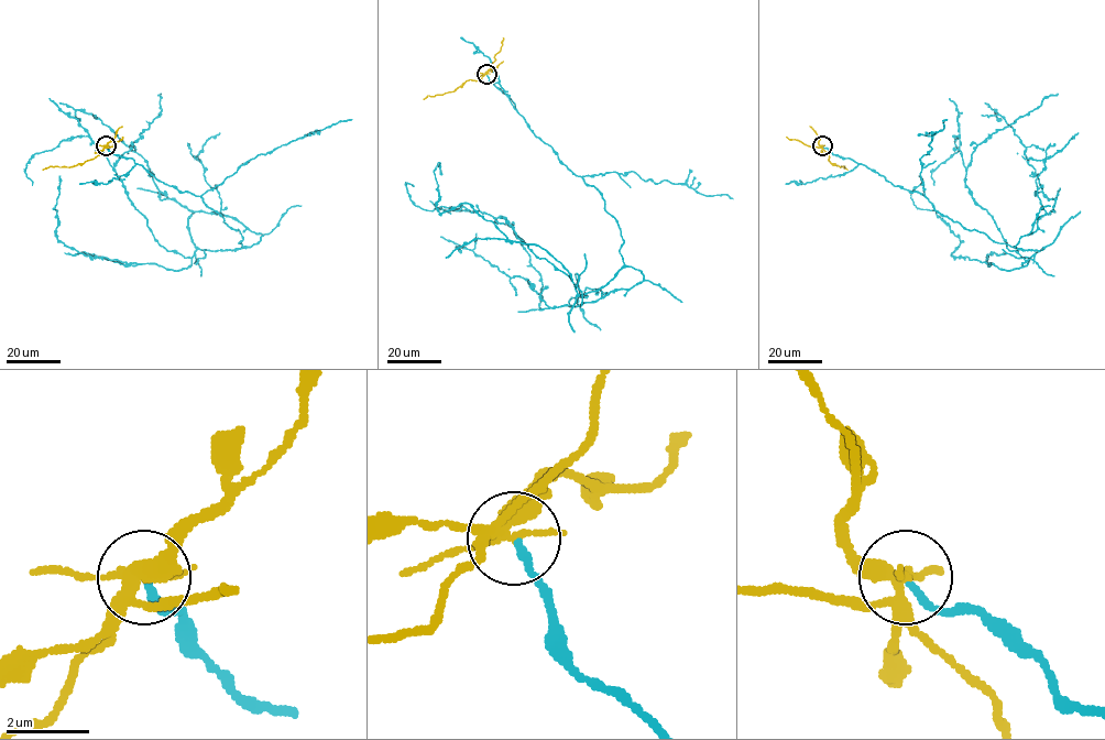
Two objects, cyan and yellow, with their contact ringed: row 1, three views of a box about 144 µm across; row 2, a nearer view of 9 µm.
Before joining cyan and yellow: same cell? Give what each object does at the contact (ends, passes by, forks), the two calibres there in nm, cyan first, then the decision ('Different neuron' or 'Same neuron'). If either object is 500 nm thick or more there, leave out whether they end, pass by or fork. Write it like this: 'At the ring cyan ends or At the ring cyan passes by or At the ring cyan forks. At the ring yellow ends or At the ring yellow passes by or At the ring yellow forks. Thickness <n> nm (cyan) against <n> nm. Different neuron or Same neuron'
At the ring cyan ends. At the ring yellow forks. Thickness 180 nm (cyan) against 300 nm. Different neuron

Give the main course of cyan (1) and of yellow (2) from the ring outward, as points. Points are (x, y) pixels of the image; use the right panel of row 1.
1: (822, 145), (967, 229), (1043, 249), (1006, 247), (965, 184), (958, 135), (933, 185)
2: (822, 145), (828, 154), (828, 160), (848, 170)

